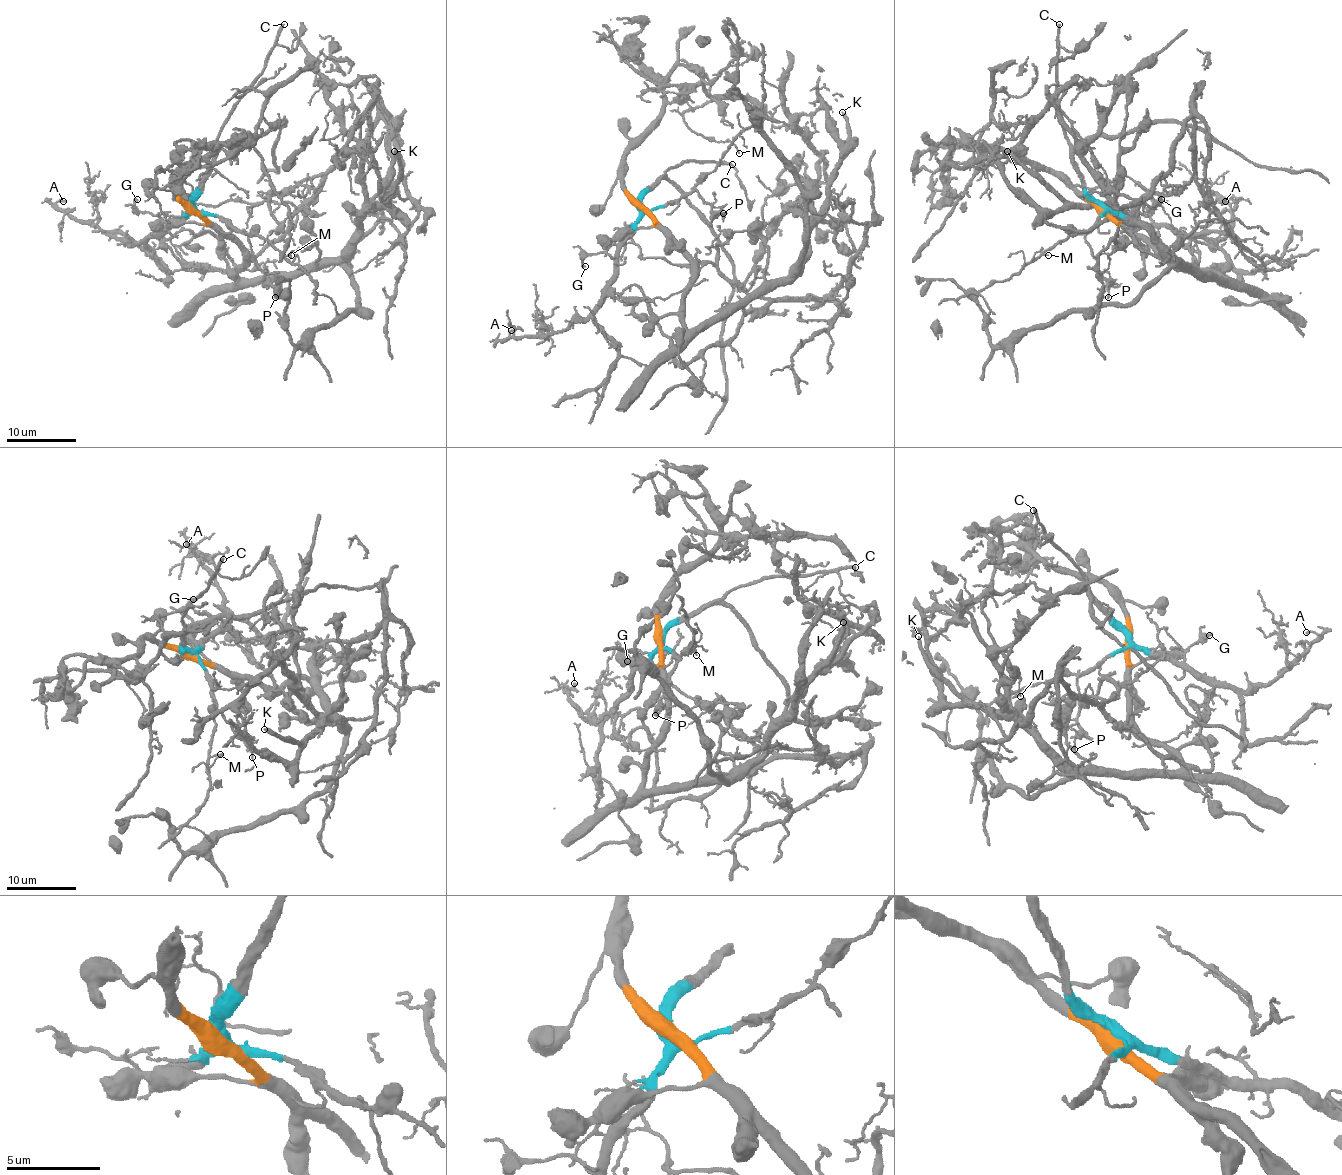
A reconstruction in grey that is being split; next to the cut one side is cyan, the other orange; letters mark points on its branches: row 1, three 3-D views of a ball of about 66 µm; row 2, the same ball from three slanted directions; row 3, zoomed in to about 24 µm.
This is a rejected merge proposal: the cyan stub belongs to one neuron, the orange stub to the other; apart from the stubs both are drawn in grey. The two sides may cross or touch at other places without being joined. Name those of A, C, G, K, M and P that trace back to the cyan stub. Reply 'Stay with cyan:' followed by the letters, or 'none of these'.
Stay with cyan: A, C, G, M, P

